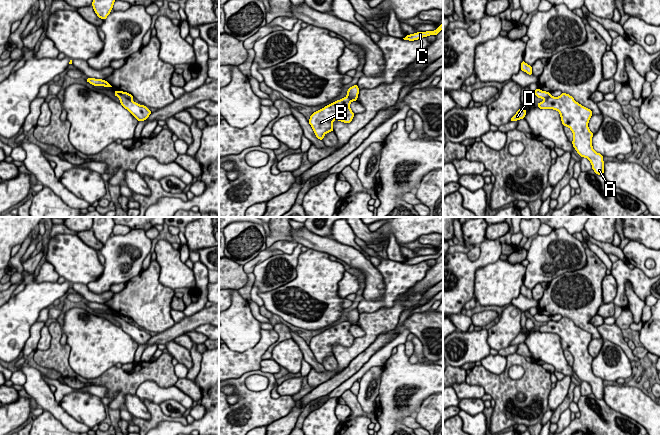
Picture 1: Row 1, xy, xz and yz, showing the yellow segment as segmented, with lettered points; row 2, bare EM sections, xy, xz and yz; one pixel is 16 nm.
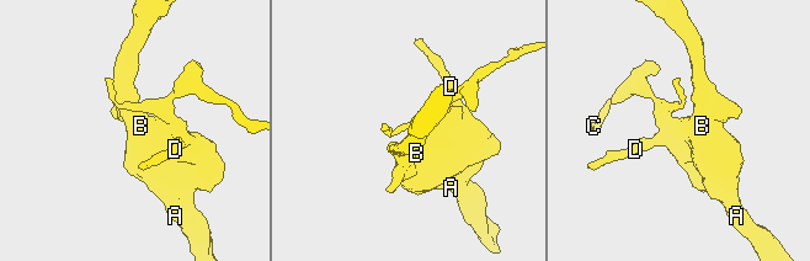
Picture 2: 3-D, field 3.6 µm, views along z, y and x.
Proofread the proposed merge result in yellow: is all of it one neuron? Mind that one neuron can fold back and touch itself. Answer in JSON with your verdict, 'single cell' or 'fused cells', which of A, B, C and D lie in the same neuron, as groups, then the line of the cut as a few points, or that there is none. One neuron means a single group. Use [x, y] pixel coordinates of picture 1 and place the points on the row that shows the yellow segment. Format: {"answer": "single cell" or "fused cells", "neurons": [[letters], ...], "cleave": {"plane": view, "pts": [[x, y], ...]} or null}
{"answer": "fused cells", "neurons": [["A", "B", "D"], ["C"]], "cleave": {"plane": "xy", "pts": [[117, 91], [131, 100]]}}

